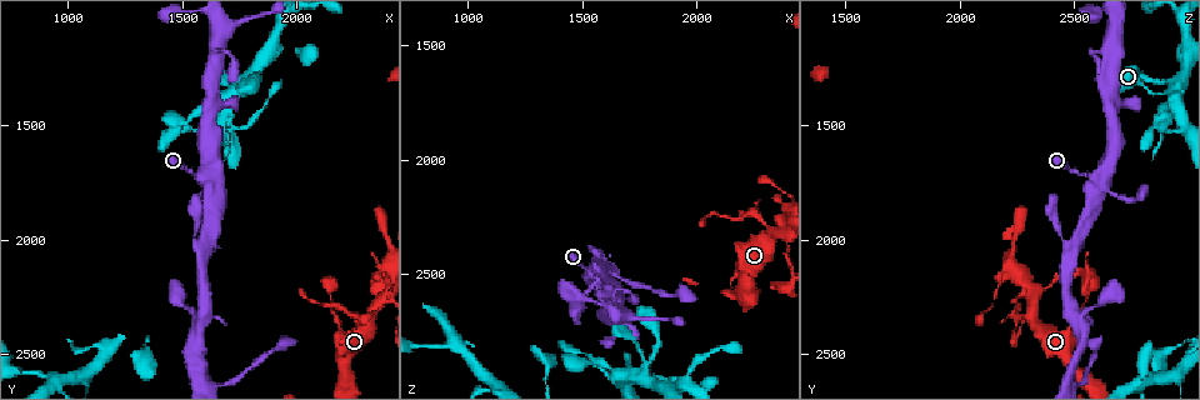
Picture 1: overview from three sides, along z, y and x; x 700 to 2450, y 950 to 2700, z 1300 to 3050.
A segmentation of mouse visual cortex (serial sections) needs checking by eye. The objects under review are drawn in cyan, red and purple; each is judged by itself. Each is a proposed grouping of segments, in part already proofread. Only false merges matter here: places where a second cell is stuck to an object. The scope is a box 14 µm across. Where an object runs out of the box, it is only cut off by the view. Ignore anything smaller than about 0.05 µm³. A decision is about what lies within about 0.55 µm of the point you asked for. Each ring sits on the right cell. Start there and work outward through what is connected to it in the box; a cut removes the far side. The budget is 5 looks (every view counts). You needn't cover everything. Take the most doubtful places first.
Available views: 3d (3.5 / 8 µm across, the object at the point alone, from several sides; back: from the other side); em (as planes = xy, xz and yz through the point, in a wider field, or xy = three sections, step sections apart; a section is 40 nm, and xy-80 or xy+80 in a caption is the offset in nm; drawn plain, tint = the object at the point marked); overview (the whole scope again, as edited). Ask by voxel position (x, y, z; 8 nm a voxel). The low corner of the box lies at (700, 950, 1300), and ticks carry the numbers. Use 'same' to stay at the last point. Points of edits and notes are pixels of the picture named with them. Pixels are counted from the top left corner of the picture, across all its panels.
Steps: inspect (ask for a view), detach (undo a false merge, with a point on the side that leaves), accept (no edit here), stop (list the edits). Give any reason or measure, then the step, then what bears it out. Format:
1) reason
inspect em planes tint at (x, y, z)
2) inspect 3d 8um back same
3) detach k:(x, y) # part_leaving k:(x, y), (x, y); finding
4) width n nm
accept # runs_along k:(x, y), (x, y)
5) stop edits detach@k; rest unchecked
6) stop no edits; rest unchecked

sharp bend
inspect 3d 8um at (2250, 2330, 2240)

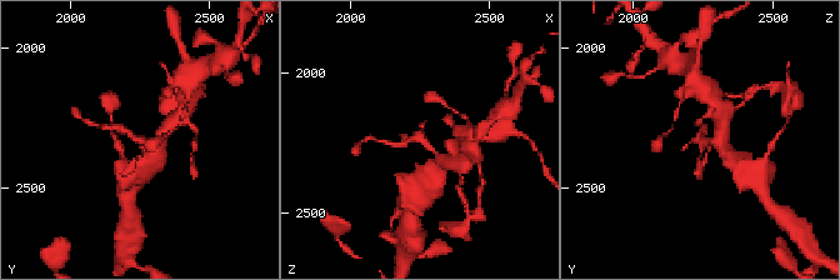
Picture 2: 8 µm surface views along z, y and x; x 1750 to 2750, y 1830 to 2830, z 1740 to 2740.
shape alone is not enough
inspect em xy step 5 tint at (2240, 2340, 2220)

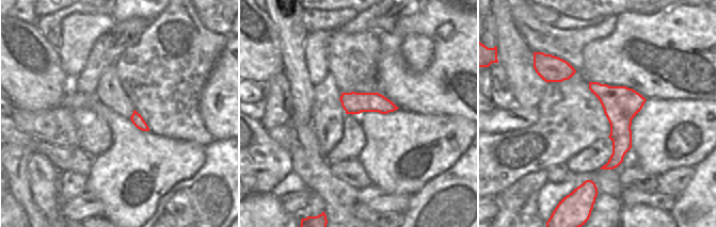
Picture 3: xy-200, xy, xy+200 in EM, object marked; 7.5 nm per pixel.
accept # runs_along 2:(156, 149), (159, 143), (106, 126); all the same cell

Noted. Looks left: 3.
looks like a crossing
inspect 3d 8um at (1750, 1350, 2930)

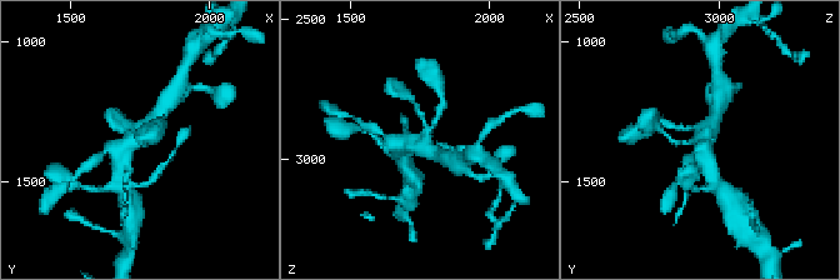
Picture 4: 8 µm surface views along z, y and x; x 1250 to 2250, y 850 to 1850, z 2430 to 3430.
zoom in
inspect 3d 3.5um at (1750, 1350, 2940)

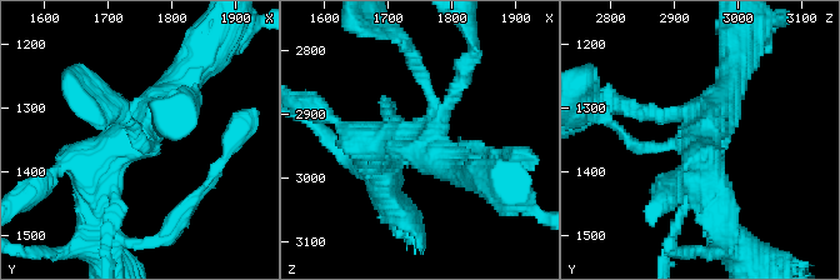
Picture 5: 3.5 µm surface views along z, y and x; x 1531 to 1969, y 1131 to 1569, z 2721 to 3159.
arms 4; arm_widths 150, 150, 400, 500 nm
inspect em xy step 2 tint at (1750, 1345, 2935)

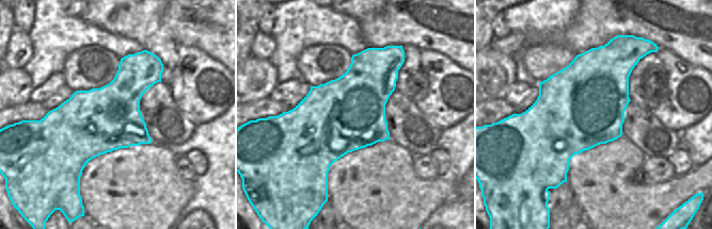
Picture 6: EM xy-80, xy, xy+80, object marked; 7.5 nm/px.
accept # runs_along 5:(628, 139), (691, 143), (730, 81); continuous, no second cell

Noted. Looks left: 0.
stop no edits; rest unchecked

